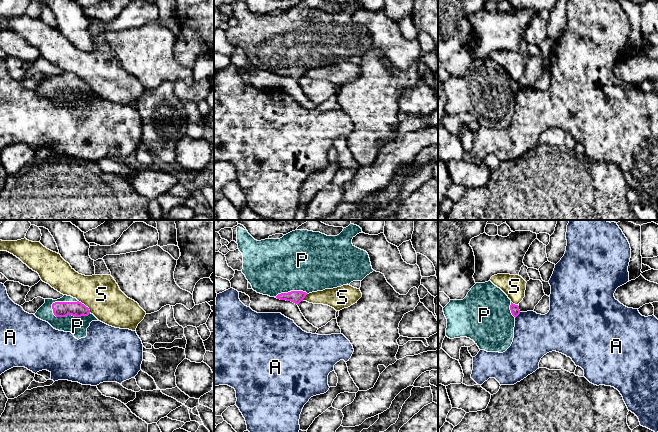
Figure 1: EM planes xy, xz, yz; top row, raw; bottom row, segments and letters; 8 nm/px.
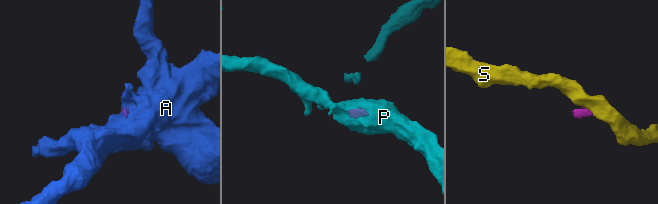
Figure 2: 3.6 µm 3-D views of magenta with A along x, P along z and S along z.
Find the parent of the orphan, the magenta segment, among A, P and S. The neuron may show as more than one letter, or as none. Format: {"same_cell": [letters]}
{"same_cell": ["P"]}

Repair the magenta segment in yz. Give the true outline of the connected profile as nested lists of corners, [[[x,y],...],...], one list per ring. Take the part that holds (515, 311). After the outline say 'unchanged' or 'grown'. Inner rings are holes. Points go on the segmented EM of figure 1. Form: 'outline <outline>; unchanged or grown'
outline [[[491,281],[476,283],[463,300],[450,300],[443,308],[447,319],[446,336],[450,339],[467,337],[475,342],[480,350],[487,352],[505,352],[514,338],[515,318],[520,314],[519,306],[511,302],[508,296]]]; grown

